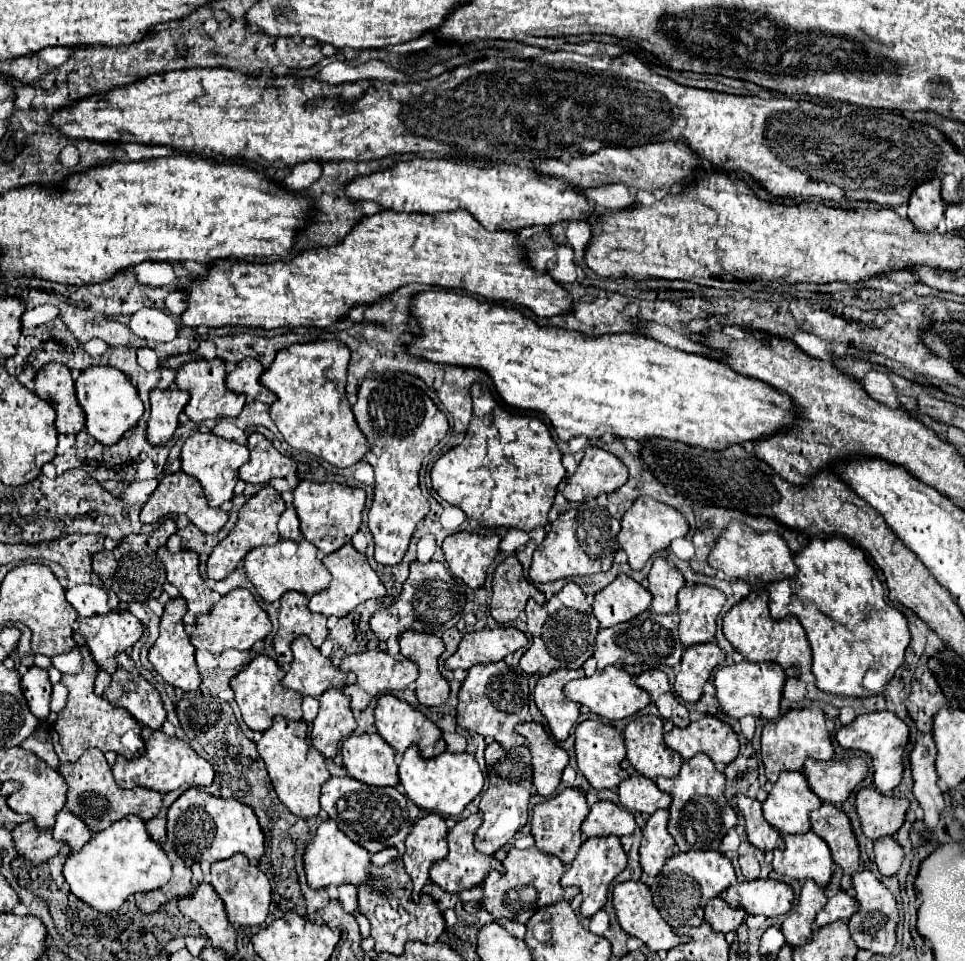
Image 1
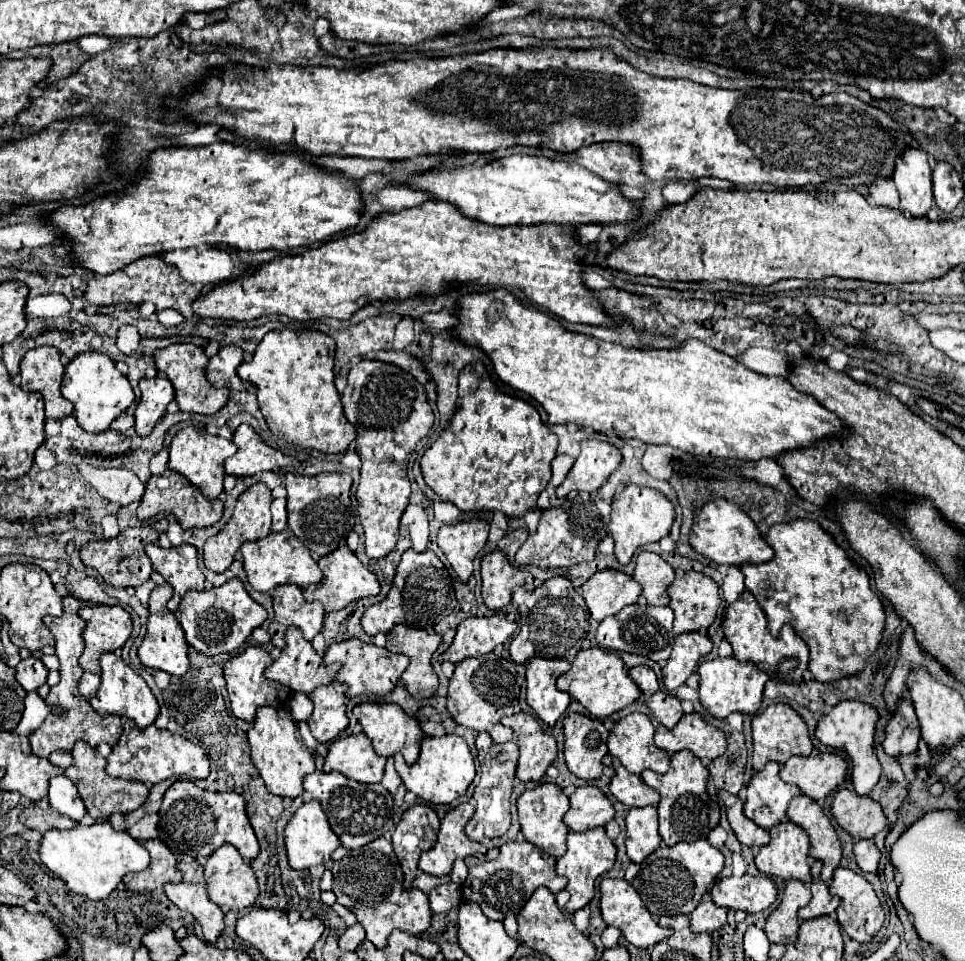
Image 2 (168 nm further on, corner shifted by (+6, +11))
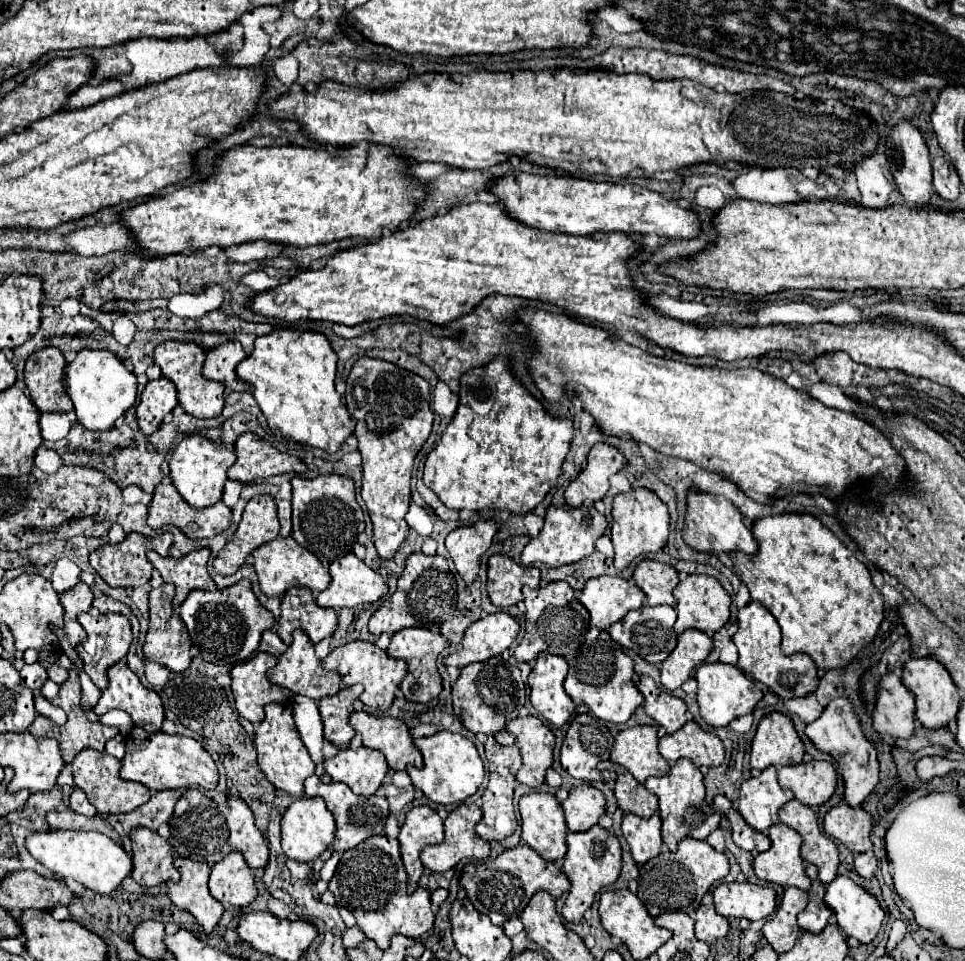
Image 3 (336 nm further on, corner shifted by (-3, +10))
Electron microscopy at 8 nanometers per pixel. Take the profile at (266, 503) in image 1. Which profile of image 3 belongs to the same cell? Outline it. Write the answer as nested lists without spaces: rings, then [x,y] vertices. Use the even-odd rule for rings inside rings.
[[[269,495],[253,497],[243,511],[243,519],[233,535],[233,541],[229,541],[223,547],[223,551],[215,557],[213,569],[223,577],[233,575],[259,545],[269,543],[277,537],[279,521],[273,497]]]

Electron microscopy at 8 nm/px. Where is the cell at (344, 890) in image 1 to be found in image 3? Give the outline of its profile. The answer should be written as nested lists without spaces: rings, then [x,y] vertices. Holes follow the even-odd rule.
[[[335,851],[335,853],[323,863],[323,869],[321,869],[321,881],[323,881],[323,883],[329,883],[329,879],[331,879],[333,873],[335,873],[335,867],[337,867],[339,859],[341,859],[341,853]]]

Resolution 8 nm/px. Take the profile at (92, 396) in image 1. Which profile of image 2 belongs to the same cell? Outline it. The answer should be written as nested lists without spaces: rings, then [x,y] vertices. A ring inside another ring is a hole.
[[[84,352],[66,366],[62,380],[62,394],[74,404],[74,416],[78,424],[86,432],[94,434],[108,430],[110,424],[134,402],[134,390],[128,378],[120,374],[116,364],[108,356],[100,352]]]

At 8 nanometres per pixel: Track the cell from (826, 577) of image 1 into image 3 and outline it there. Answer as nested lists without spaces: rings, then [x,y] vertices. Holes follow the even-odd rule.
[[[783,513],[783,515],[775,515],[775,517],[761,517],[761,519],[757,519],[757,521],[753,521],[753,525],[751,525],[751,533],[753,533],[753,537],[755,537],[755,541],[757,541],[757,545],[759,545],[759,551],[755,553],[755,555],[745,555],[745,553],[741,553],[741,551],[735,551],[735,553],[729,553],[729,557],[731,557],[731,561],[733,561],[733,567],[735,567],[735,573],[737,573],[737,577],[741,579],[741,583],[749,589],[749,593],[751,593],[751,601],[757,601],[757,603],[761,603],[763,607],[767,607],[767,611],[777,619],[777,623],[779,623],[779,627],[781,627],[781,631],[783,631],[783,643],[781,643],[781,651],[785,653],[785,655],[793,655],[793,653],[805,653],[805,655],[809,655],[815,663],[817,663],[817,667],[821,667],[821,669],[835,669],[835,667],[843,667],[843,665],[847,665],[865,645],[869,645],[871,641],[873,641],[873,637],[875,637],[875,633],[877,633],[877,629],[879,629],[879,625],[881,625],[881,621],[883,621],[883,595],[879,593],[879,589],[871,583],[871,575],[869,575],[869,571],[867,571],[867,567],[819,521],[819,519],[815,519],[813,515],[807,515],[807,513]]]

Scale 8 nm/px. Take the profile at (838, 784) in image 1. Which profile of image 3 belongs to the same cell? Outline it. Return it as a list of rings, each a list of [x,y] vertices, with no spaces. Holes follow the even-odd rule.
[[[807,761],[807,763],[799,763],[799,765],[781,767],[779,769],[779,785],[783,789],[793,791],[795,799],[801,801],[803,805],[819,807],[833,795],[835,785],[837,785],[837,773],[835,773],[833,765],[827,763],[827,761]]]

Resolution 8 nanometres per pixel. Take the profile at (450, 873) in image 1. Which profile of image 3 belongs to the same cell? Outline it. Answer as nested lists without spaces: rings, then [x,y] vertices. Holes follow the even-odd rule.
[[[461,803],[459,807],[455,807],[445,819],[445,839],[441,843],[429,845],[421,851],[423,865],[435,873],[445,873],[463,859],[487,859],[489,843],[475,833],[475,825],[481,821],[481,817],[483,817],[483,813],[475,803]]]

